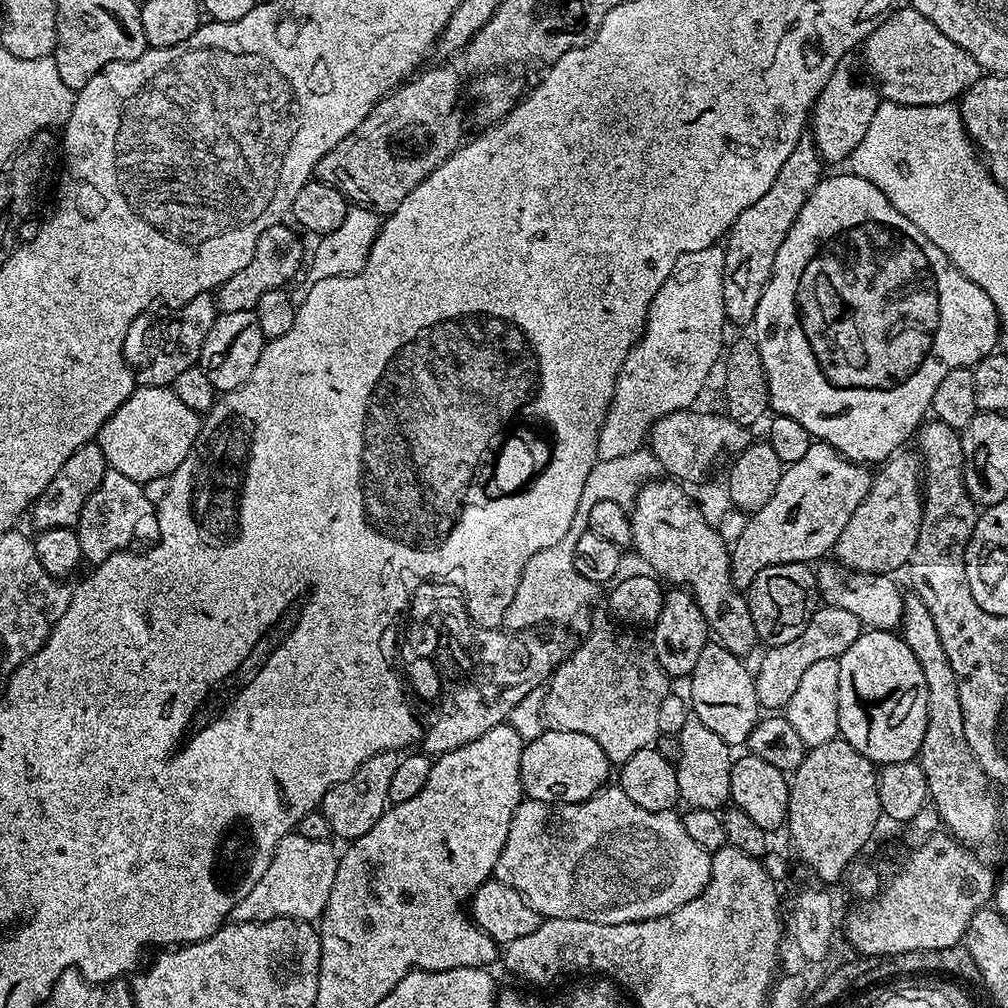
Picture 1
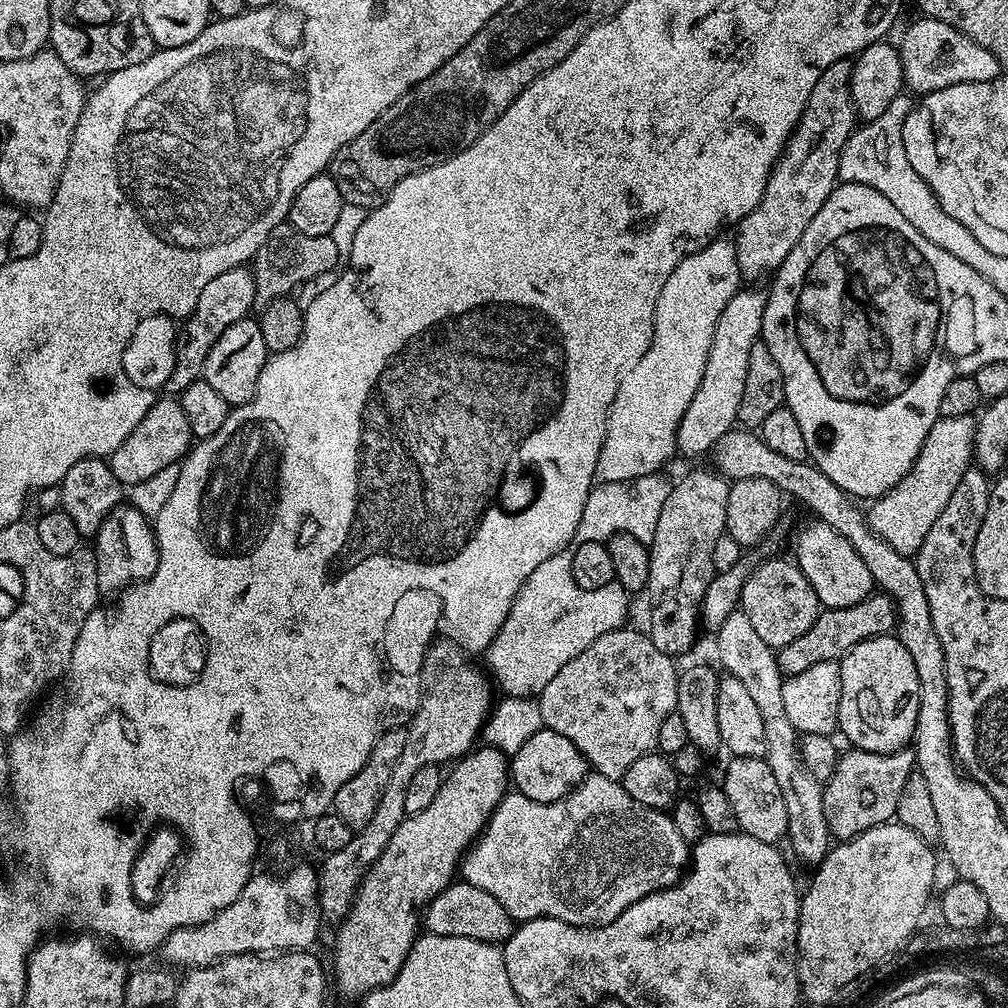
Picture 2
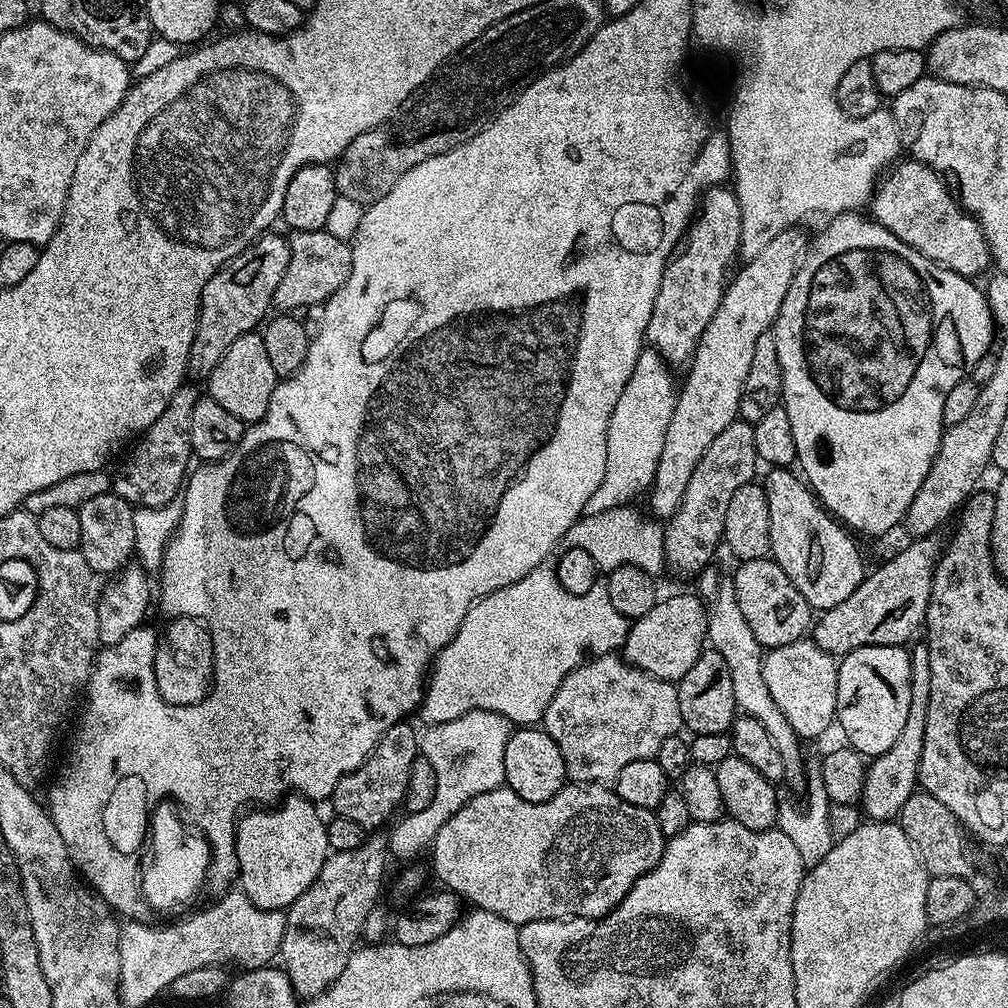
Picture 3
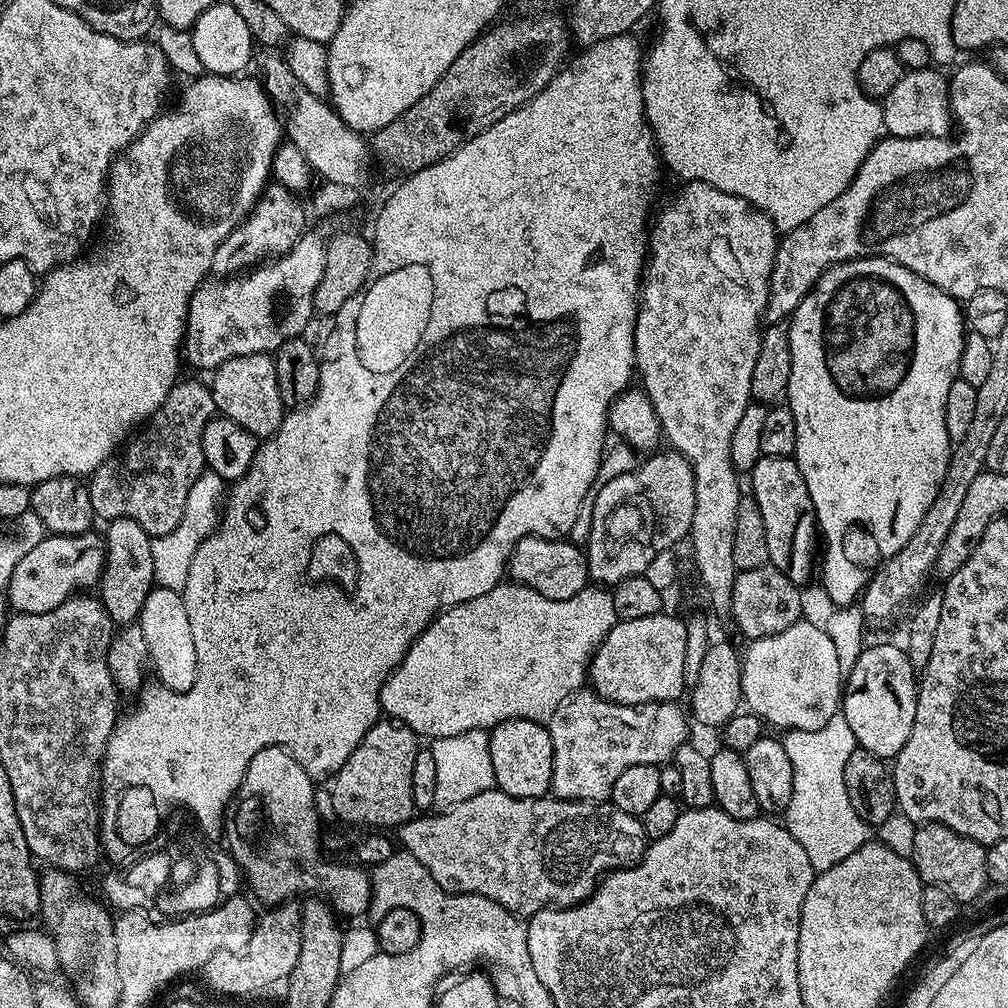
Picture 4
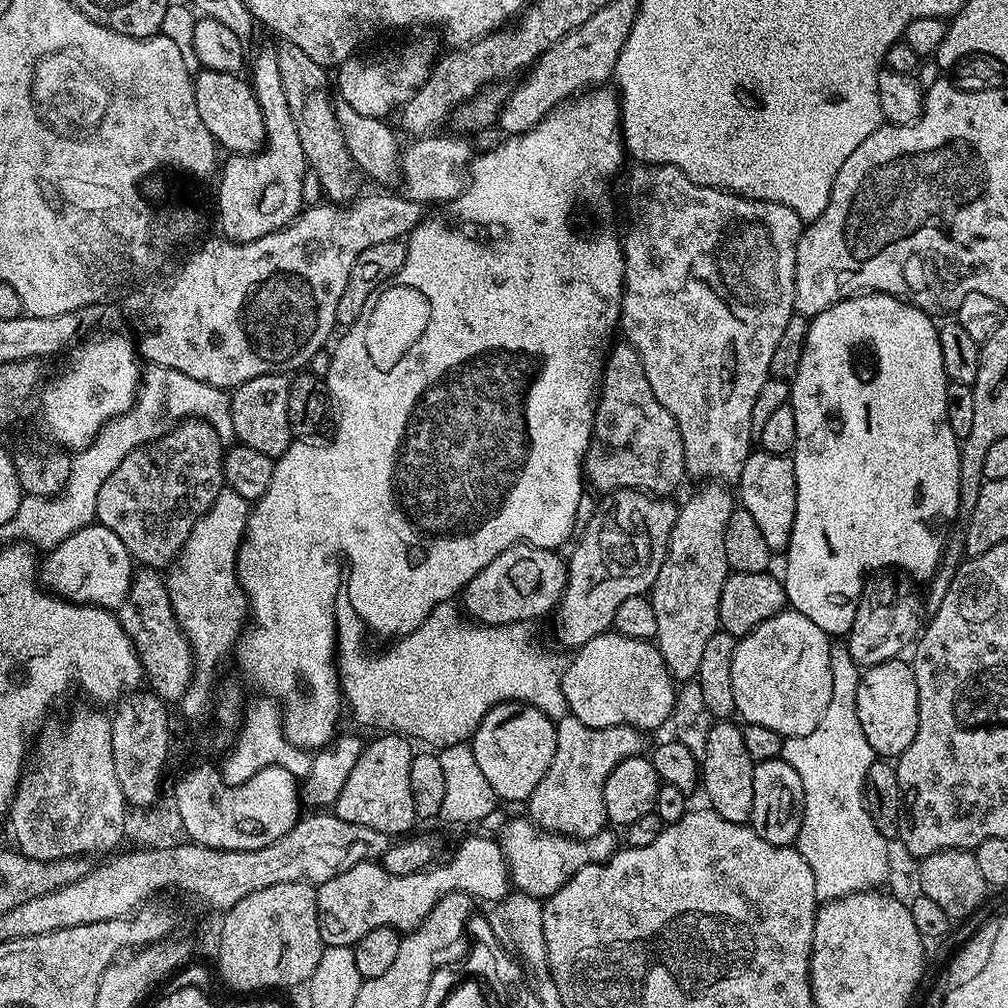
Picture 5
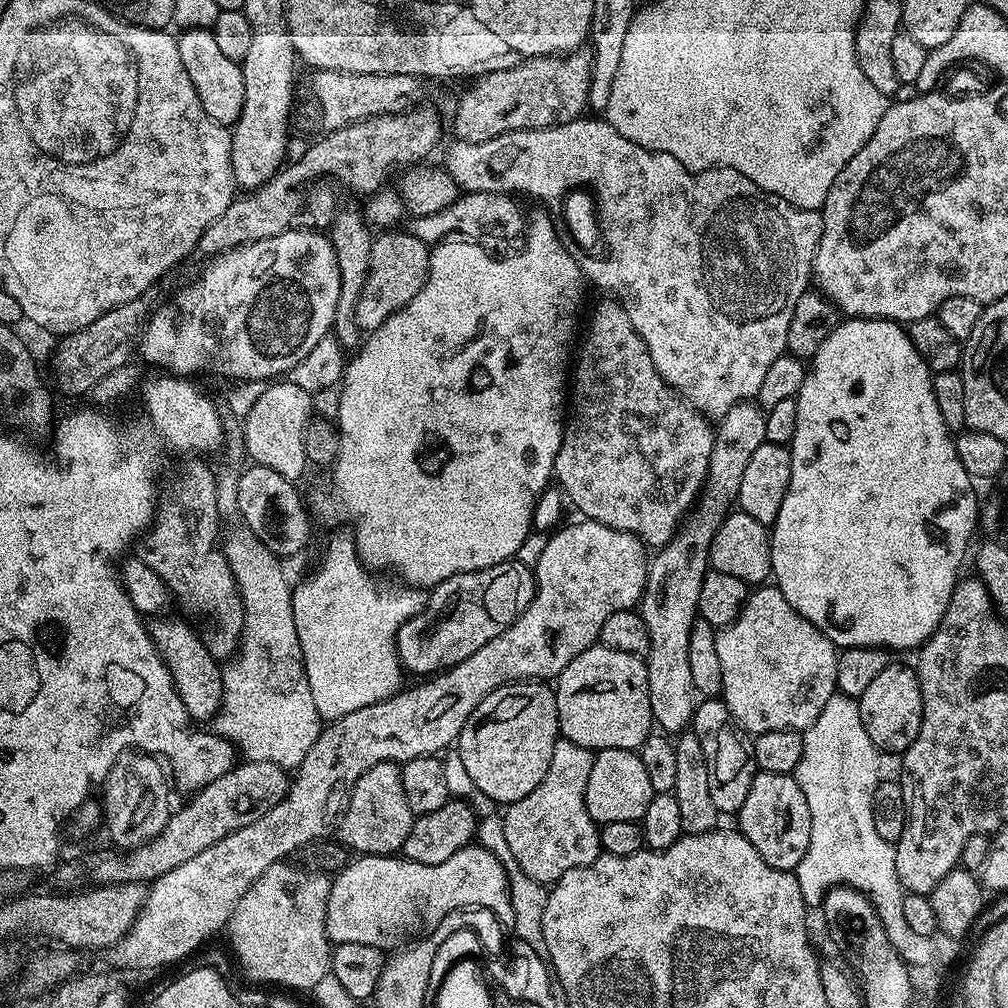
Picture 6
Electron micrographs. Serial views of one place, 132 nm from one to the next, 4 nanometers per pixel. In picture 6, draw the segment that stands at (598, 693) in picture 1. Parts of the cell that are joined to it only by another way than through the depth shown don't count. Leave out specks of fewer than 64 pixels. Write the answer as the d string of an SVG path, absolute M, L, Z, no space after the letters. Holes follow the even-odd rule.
M559 739L554 746L554 758L550 758L550 770L546 770L546 778L526 794L518 802L507 805L503 809L506 841L515 861L534 882L545 886L555 884L566 870L574 870L578 866L586 866L594 862L602 854L600 847L600 830L596 821L590 818L590 810L586 810L586 781L590 778L593 749L583 748L566 739Z

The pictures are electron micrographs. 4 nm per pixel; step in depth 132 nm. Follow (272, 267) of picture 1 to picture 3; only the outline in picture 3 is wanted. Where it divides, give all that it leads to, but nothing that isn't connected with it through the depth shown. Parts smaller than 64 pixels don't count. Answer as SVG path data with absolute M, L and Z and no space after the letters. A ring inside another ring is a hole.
M326 231L292 232L288 240L290 262L282 274L278 288L274 290L272 308L288 314L292 308L308 308L311 304L323 305L325 300L337 292L352 273L352 245L347 240L334 238Z

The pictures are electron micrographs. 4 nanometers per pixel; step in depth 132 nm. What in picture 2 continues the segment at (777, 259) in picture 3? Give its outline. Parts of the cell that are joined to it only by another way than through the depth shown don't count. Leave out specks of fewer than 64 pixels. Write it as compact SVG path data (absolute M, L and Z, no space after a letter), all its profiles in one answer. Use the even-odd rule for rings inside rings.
M748 286L734 294L730 302L726 302L726 310L722 310L722 318L718 318L718 326L714 326L714 338L710 342L710 358L706 358L706 370L702 373L702 382L698 382L698 391L690 398L690 406L686 406L686 414L682 414L682 422L676 435L676 451L682 457L700 456L703 452L711 453L717 442L727 432L733 431L737 423L738 406L742 403L742 389L746 387L746 361L750 358L750 346L761 339L760 327L764 313L765 293L755 292L755 287Z

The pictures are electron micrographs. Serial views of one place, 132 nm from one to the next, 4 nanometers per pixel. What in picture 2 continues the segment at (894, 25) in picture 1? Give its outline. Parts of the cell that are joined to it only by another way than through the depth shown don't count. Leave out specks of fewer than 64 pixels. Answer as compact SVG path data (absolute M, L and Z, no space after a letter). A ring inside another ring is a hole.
M924 16L919 19L914 21L905 30L904 37L898 40L904 82L909 93L912 91L920 92L919 94L927 94L934 90L946 90L946 86L954 86L955 84L990 82L995 76L1001 75L1002 65L1000 59L990 50L986 50L986 46L974 42L974 38L962 34L958 29L946 22L934 19L933 16Z

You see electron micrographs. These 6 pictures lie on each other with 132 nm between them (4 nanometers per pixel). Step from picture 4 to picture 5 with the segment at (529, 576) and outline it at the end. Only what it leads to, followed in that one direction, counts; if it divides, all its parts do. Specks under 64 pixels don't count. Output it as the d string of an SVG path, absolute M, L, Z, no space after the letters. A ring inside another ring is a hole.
M512 544L486 570L474 574L474 578L464 587L462 593L462 608L473 621L482 624L519 624L521 622L533 622L539 616L544 616L553 611L559 605L562 594L566 590L568 581L568 566L565 557L559 551L551 548L539 548L533 544Z

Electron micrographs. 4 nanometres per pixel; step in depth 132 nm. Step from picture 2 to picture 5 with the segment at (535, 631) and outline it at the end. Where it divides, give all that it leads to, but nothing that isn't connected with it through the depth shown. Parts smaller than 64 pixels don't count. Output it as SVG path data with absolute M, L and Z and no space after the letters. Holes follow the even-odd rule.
M449 602L441 604L439 608L433 610L422 622L422 626L418 626L418 630L414 630L409 636L401 636L385 650L381 656L375 656L372 652L364 649L364 636L366 637L366 625L357 614L355 607L351 603L337 603L336 606L336 671L340 677L340 690L342 693L343 703L352 711L352 716L360 724L365 724L368 728L380 728L384 734L399 734L405 738L411 738L413 741L421 740L421 745L431 746L433 749L441 750L446 747L454 746L471 741L472 735L478 730L480 720L487 714L496 704L529 704L538 710L542 710L542 714L546 714L554 722L559 722L563 716L569 715L568 703L562 694L562 660L559 660L552 652L543 652L538 645L532 641L532 636L528 633L529 625L521 622L519 624L482 624L473 622L471 619L462 615L459 607L455 608L455 603Z

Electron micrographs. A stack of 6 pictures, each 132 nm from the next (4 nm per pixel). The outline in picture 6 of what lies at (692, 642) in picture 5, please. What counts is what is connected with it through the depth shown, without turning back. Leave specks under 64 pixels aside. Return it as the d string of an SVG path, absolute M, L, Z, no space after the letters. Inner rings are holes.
M756 402L730 406L730 410L715 425L714 435L716 441L710 454L708 478L704 482L698 507L680 525L672 541L651 557L644 595L638 605L640 616L646 622L646 630L650 630L650 650L646 657L650 710L655 727L664 734L684 732L696 713L698 693L694 678L690 678L690 630L698 619L698 594L702 594L702 582L710 571L710 542L718 526L737 503L742 474L750 457L758 446L766 443L765 409Z

